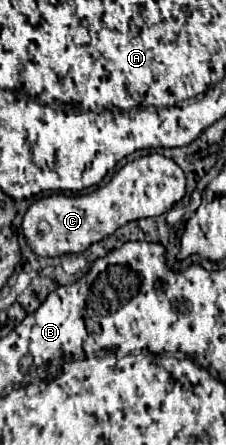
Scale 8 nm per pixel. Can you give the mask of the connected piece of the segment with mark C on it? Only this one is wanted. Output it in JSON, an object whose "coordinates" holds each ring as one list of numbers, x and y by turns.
{"coordinates":[[148,154,128,162,112,176,106,186,98,188,96,192,84,196,54,194,36,200,24,214,22,232,28,246,38,256,80,254,94,242,100,242,116,228,132,220,168,212,176,202,184,198,184,186,186,174,174,160,160,154]]}

